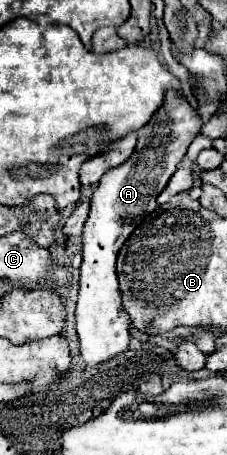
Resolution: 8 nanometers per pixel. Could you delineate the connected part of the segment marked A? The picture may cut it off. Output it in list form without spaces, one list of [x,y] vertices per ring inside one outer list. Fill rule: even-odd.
[[[168,90],[164,104],[156,116],[138,132],[136,152],[132,160],[120,164],[120,168],[108,170],[98,188],[92,194],[90,216],[82,234],[82,266],[80,266],[80,292],[76,306],[76,332],[80,344],[80,356],[88,366],[98,366],[122,352],[130,342],[130,316],[122,308],[122,296],[116,278],[116,256],[126,238],[142,222],[142,218],[158,208],[156,196],[164,190],[170,176],[176,172],[194,136],[200,132],[202,122],[196,110],[184,96]]]

